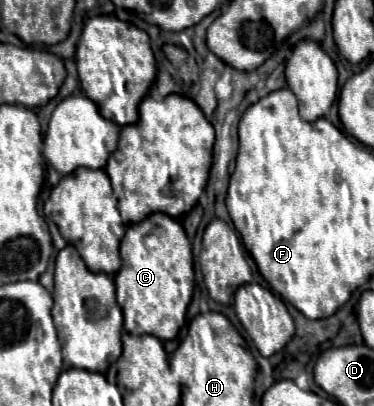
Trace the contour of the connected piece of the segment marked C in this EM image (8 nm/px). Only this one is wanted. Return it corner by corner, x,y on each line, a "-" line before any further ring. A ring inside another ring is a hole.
160,212
140,224
132,224
120,242
120,256
122,268
114,276
114,284
124,330
134,336
152,334
160,340
176,338
186,324
186,308
194,288
192,248
182,224

